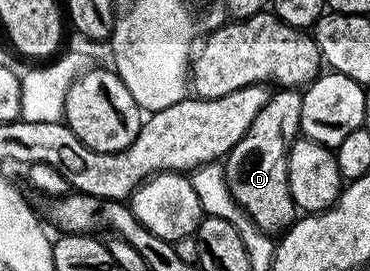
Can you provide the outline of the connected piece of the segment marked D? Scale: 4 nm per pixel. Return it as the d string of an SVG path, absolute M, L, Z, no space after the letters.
M280 88L269 93L266 108L254 116L254 124L250 124L246 136L234 144L222 162L230 196L234 196L263 234L283 235L298 217L288 179L288 150L300 134L303 99L303 93L296 88Z

